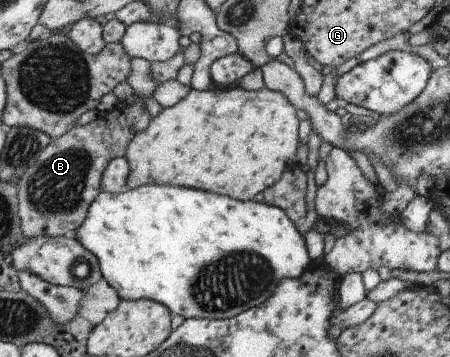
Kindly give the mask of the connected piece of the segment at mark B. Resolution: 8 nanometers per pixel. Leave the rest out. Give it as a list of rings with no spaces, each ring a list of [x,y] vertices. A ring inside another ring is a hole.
[[[118,104],[111,111],[95,115],[95,120],[82,126],[73,126],[58,138],[51,138],[49,144],[41,150],[38,157],[23,171],[16,185],[18,217],[24,237],[38,236],[73,236],[78,226],[84,221],[87,209],[95,200],[100,188],[100,176],[105,165],[115,157],[123,157],[126,146],[133,134],[143,131],[152,118],[139,104]]]

